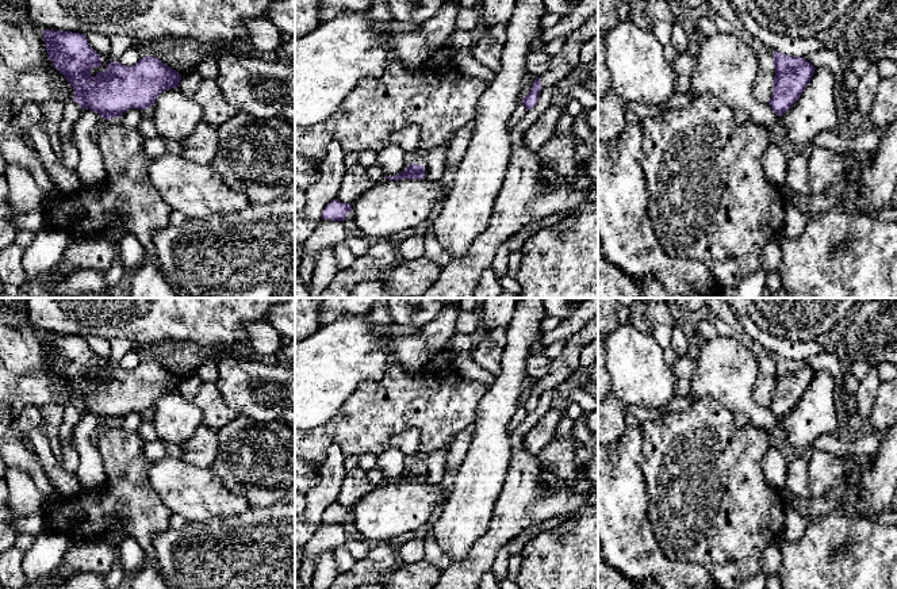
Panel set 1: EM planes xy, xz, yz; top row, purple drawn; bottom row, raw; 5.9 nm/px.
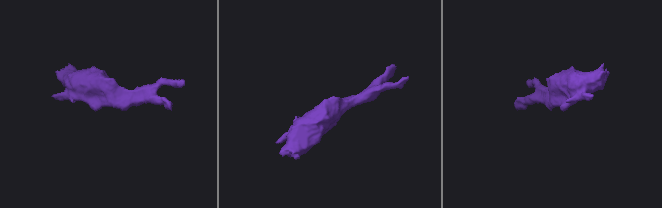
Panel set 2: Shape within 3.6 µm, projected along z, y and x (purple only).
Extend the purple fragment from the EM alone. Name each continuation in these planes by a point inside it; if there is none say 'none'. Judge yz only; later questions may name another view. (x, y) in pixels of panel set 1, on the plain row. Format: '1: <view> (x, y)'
none

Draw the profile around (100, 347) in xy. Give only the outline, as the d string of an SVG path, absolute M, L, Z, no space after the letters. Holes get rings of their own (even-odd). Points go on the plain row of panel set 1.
M89 336L87 337L88 347L91 351L100 359L107 360L111 355L110 340L99 337L99 336Z

